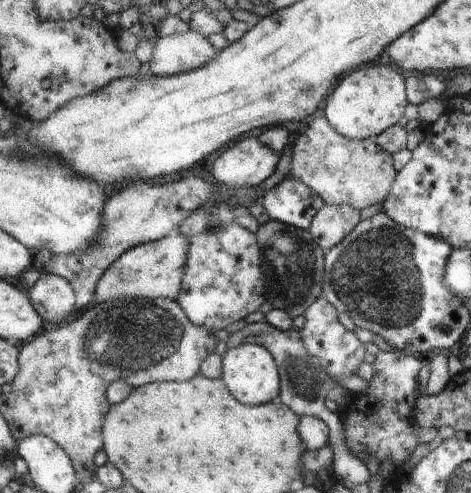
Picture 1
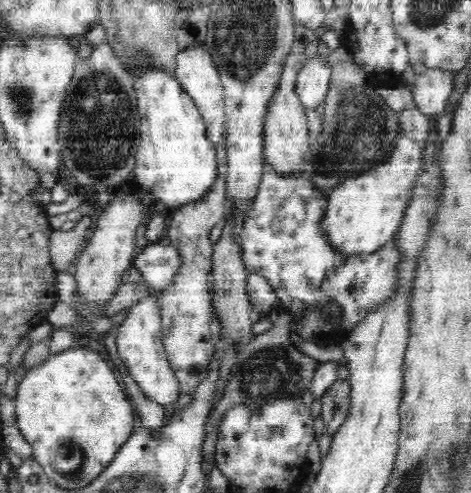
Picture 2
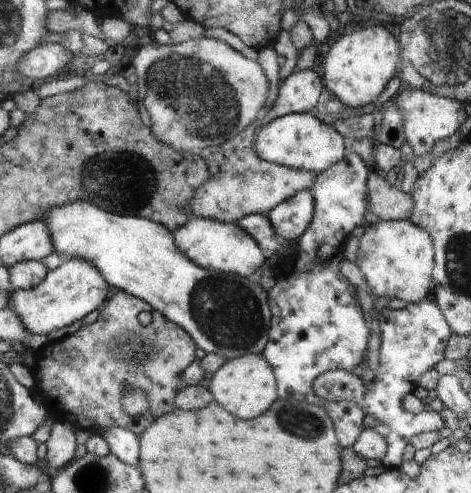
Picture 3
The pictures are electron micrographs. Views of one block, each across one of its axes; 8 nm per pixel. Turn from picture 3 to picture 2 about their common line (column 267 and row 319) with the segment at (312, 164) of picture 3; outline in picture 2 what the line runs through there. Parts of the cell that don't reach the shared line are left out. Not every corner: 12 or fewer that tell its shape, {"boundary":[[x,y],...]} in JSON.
{"boundary":[[156,298],[128,308],[116,334],[124,370],[168,414],[182,390]]}

